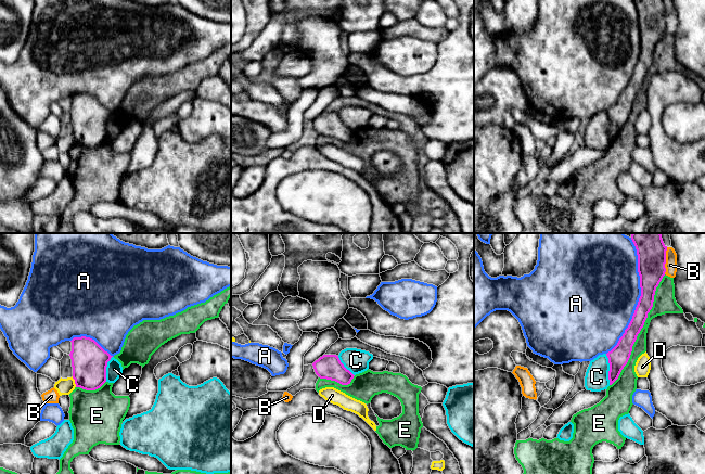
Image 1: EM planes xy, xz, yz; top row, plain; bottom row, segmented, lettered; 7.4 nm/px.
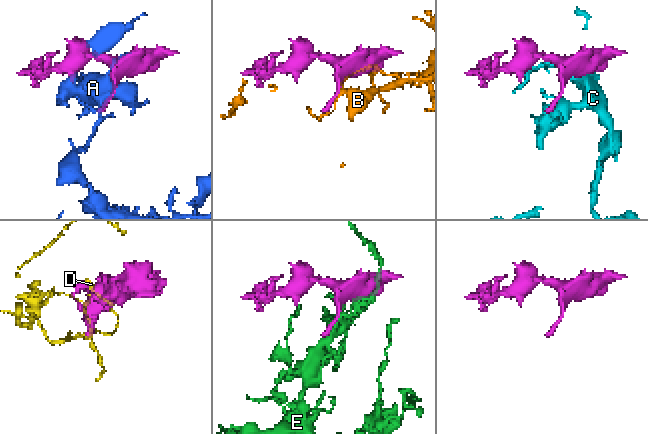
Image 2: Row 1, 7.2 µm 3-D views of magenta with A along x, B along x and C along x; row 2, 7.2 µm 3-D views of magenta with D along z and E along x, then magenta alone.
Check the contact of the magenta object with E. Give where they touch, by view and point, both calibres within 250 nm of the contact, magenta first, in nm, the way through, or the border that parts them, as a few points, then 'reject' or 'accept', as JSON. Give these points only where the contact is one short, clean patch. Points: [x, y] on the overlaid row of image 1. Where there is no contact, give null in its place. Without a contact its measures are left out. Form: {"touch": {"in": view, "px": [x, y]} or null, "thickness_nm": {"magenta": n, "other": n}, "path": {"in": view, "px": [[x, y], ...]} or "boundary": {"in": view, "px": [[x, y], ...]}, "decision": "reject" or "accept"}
{"touch": {"in": "yz", "px": [640, 330]}, "thickness_nm": {"magenta": 150, "other": 140}, "decision": "reject"}

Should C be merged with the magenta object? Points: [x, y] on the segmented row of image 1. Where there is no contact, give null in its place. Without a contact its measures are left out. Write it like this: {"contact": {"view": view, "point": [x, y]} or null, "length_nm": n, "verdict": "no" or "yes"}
{"contact": {"view": "yz", "point": [610, 369]}, "length_nm": 240, "verdict": "no"}

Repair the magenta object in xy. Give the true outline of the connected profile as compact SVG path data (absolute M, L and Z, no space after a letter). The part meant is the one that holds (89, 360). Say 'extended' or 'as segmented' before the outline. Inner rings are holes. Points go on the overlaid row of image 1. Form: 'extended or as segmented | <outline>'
as segmented | M74 337L70 342L69 356L76 387L86 390L100 388L106 382L107 362L113 356L90 337Z

